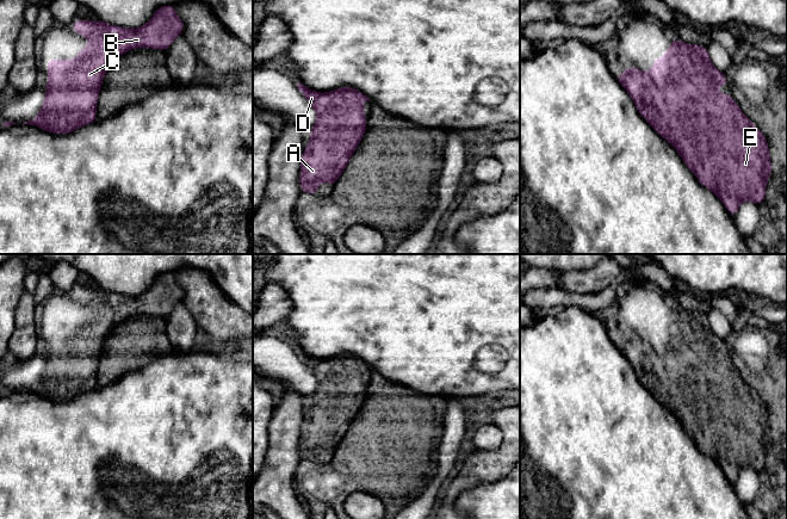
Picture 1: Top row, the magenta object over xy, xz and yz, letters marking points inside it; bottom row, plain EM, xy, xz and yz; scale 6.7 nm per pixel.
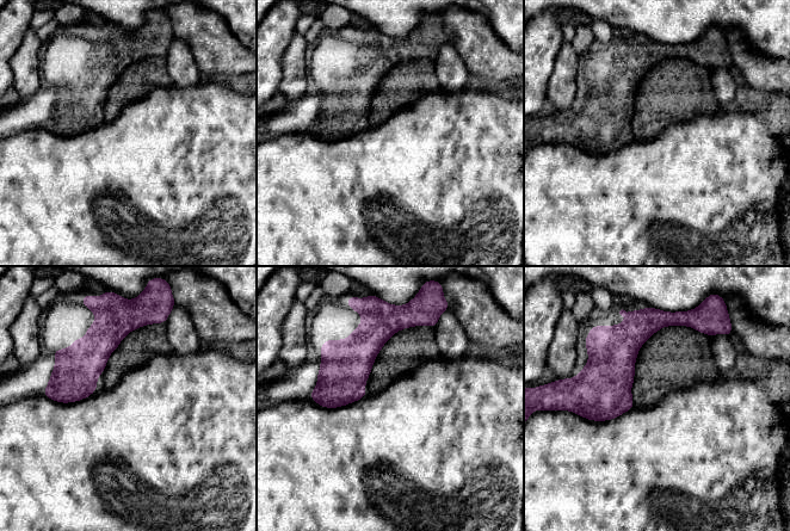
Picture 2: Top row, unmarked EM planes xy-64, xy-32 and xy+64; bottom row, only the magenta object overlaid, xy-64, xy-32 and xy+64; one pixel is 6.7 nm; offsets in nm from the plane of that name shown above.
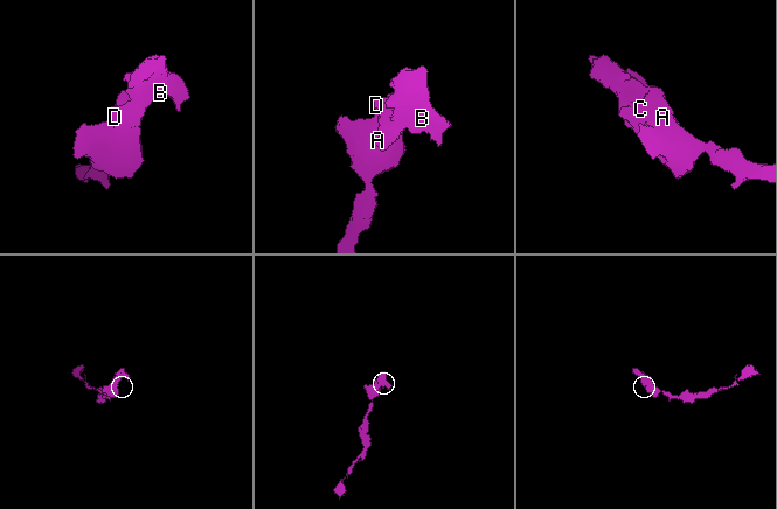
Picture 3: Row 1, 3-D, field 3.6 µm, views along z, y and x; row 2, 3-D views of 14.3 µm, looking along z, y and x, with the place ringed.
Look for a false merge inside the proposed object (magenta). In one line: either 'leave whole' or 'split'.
leave whole

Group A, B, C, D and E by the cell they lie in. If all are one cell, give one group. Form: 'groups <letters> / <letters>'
groups A B C D E

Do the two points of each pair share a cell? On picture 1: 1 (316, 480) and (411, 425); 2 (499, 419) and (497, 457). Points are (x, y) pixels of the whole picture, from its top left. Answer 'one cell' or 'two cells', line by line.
1: one cell
2: one cell

